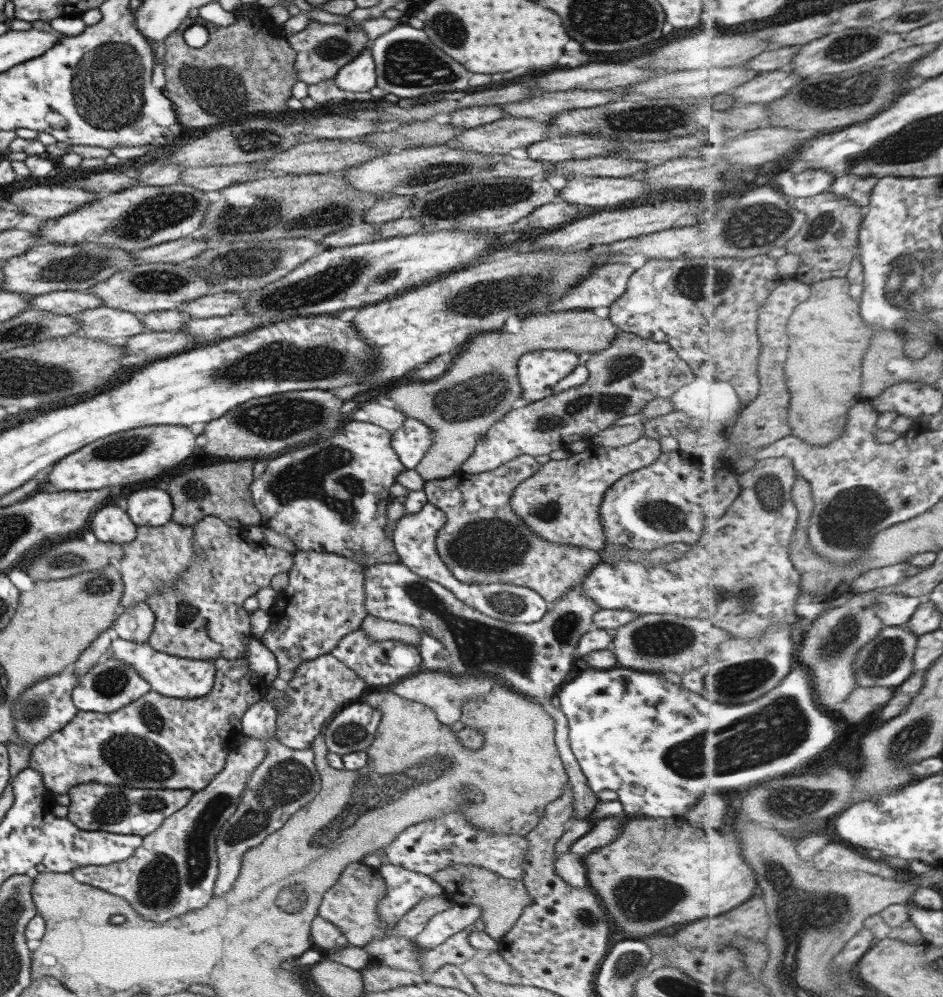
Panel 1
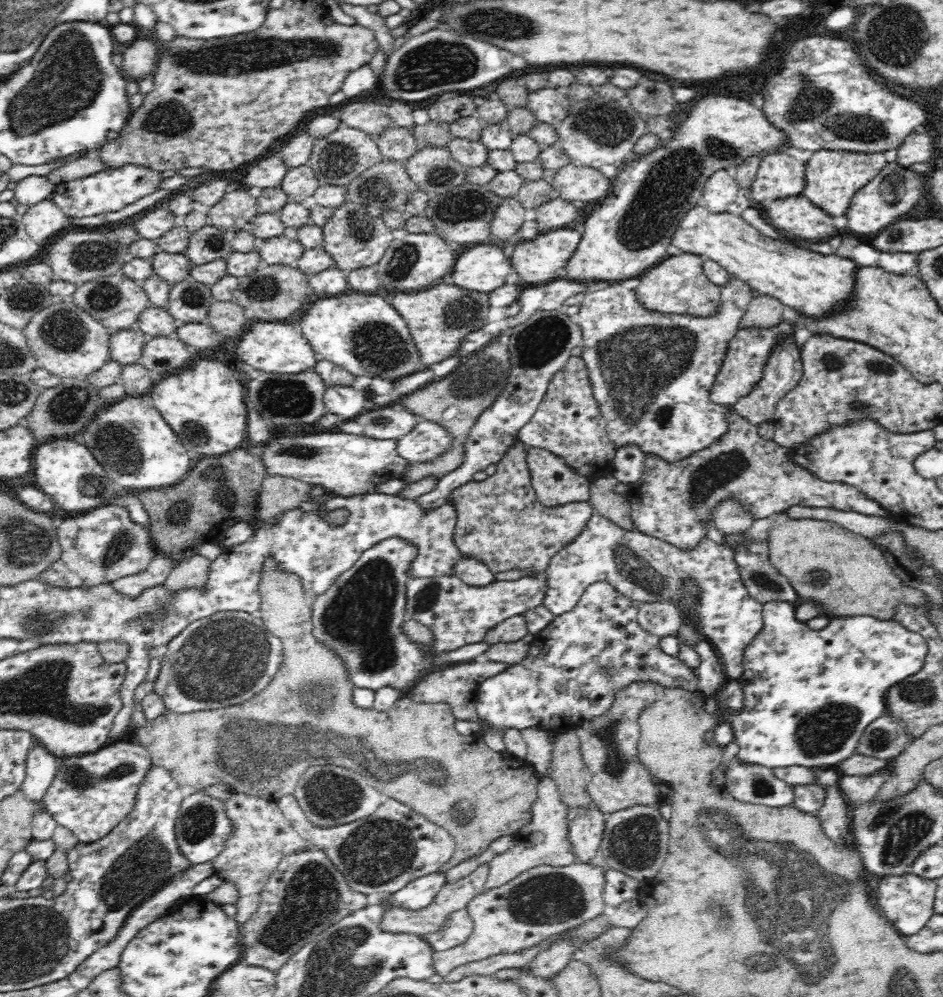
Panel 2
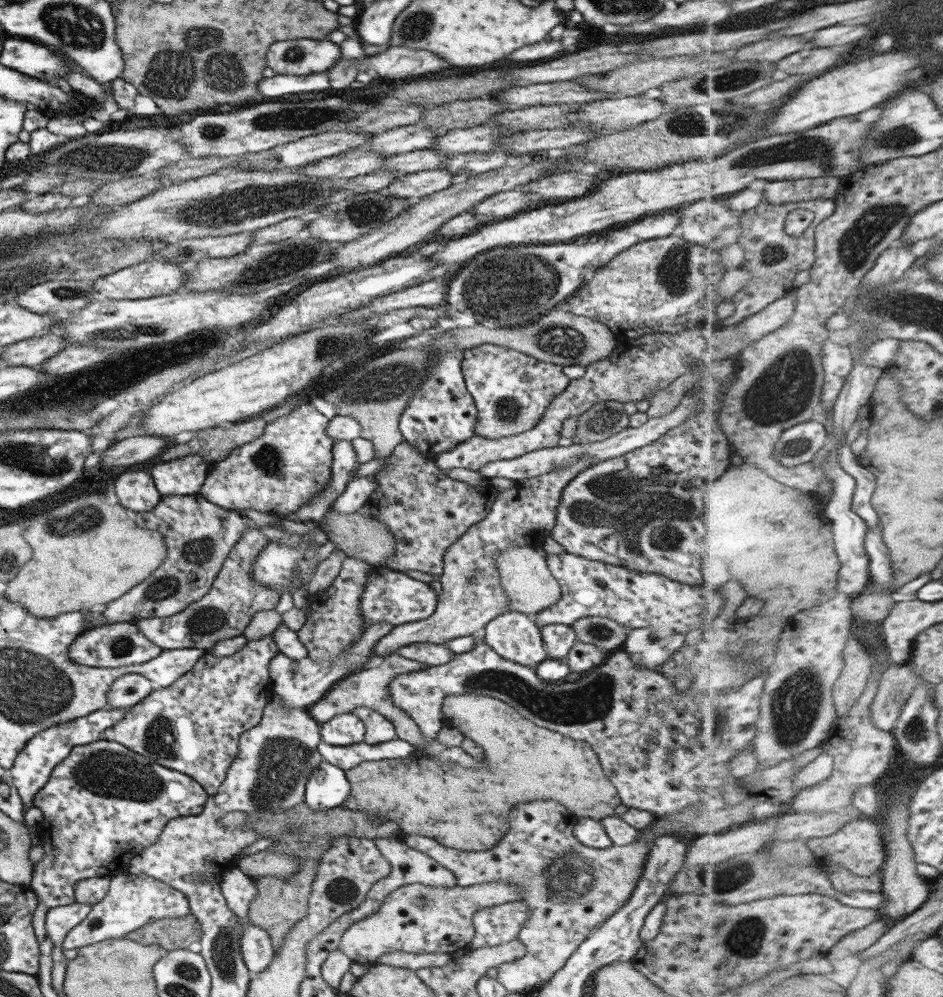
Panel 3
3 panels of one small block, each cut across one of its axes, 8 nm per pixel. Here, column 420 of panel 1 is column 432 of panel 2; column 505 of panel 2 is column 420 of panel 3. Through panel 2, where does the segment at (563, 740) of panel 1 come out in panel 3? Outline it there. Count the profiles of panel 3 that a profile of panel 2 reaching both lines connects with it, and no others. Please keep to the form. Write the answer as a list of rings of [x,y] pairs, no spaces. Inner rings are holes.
[[[383,564],[371,566],[359,599],[359,612],[361,612],[364,629],[377,622],[387,622],[387,624],[391,624],[391,627],[395,627],[407,622],[423,620],[423,618],[431,616],[435,606],[435,592],[429,588],[428,584],[413,580],[401,571],[391,570]]]

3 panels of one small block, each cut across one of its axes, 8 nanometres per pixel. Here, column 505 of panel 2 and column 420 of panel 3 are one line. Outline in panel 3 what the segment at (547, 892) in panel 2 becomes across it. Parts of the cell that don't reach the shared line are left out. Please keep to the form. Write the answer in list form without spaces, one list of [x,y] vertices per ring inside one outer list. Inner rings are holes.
[[[493,881],[457,886],[435,888],[423,884],[405,884],[389,892],[383,904],[367,916],[353,924],[341,936],[338,950],[352,963],[375,964],[385,954],[403,951],[407,954],[450,953],[469,947],[474,936],[472,916],[476,910],[521,901],[521,893],[515,883]]]

